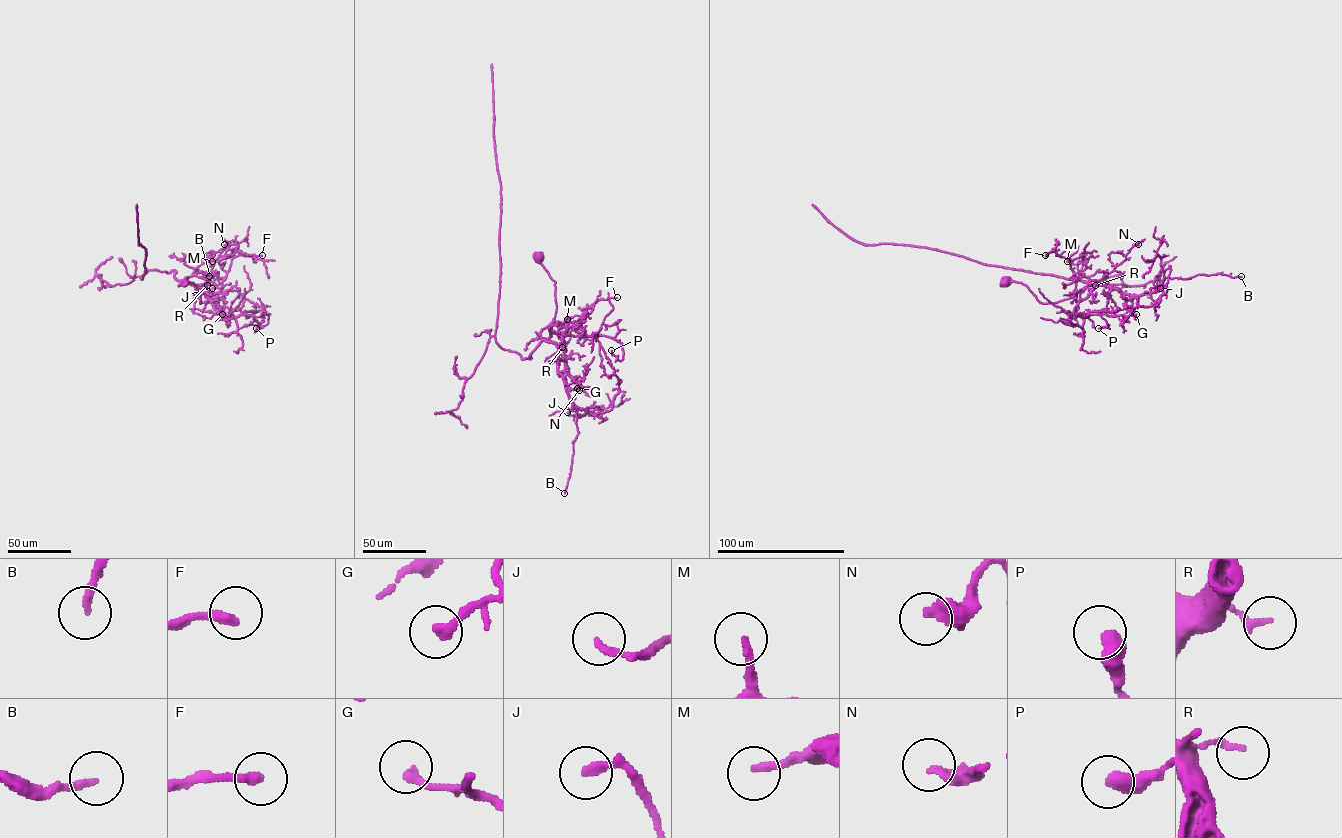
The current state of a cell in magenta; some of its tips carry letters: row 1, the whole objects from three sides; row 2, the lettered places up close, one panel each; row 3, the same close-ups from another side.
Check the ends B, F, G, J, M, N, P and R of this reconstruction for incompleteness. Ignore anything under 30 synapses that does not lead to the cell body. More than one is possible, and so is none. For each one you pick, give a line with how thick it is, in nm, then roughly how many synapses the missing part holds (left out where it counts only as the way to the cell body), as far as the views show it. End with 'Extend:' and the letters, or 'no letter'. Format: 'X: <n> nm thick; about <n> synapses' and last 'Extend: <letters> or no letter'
Extend: no letter

